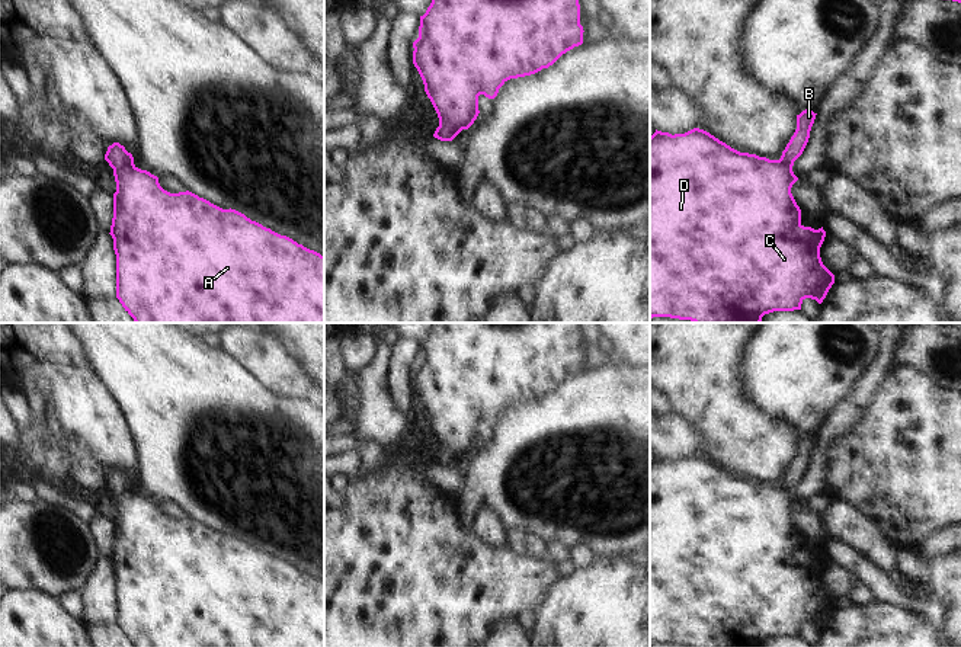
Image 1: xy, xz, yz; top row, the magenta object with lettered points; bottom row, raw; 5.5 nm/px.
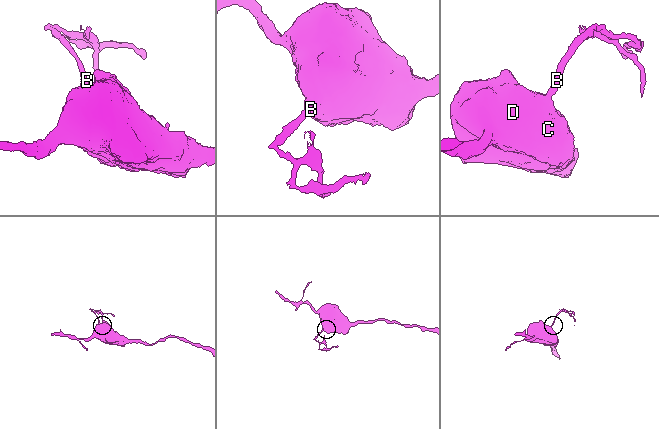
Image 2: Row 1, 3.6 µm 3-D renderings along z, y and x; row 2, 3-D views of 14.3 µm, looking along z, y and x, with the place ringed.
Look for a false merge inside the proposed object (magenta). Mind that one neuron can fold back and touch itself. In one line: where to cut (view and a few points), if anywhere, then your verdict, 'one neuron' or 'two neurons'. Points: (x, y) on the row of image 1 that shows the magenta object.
cut in xy along (133, 157), (114, 170); two neurons

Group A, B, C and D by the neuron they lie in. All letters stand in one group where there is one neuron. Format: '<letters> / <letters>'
A C D / B

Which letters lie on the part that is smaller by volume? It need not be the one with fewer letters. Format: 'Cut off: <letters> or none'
Cut off: B

